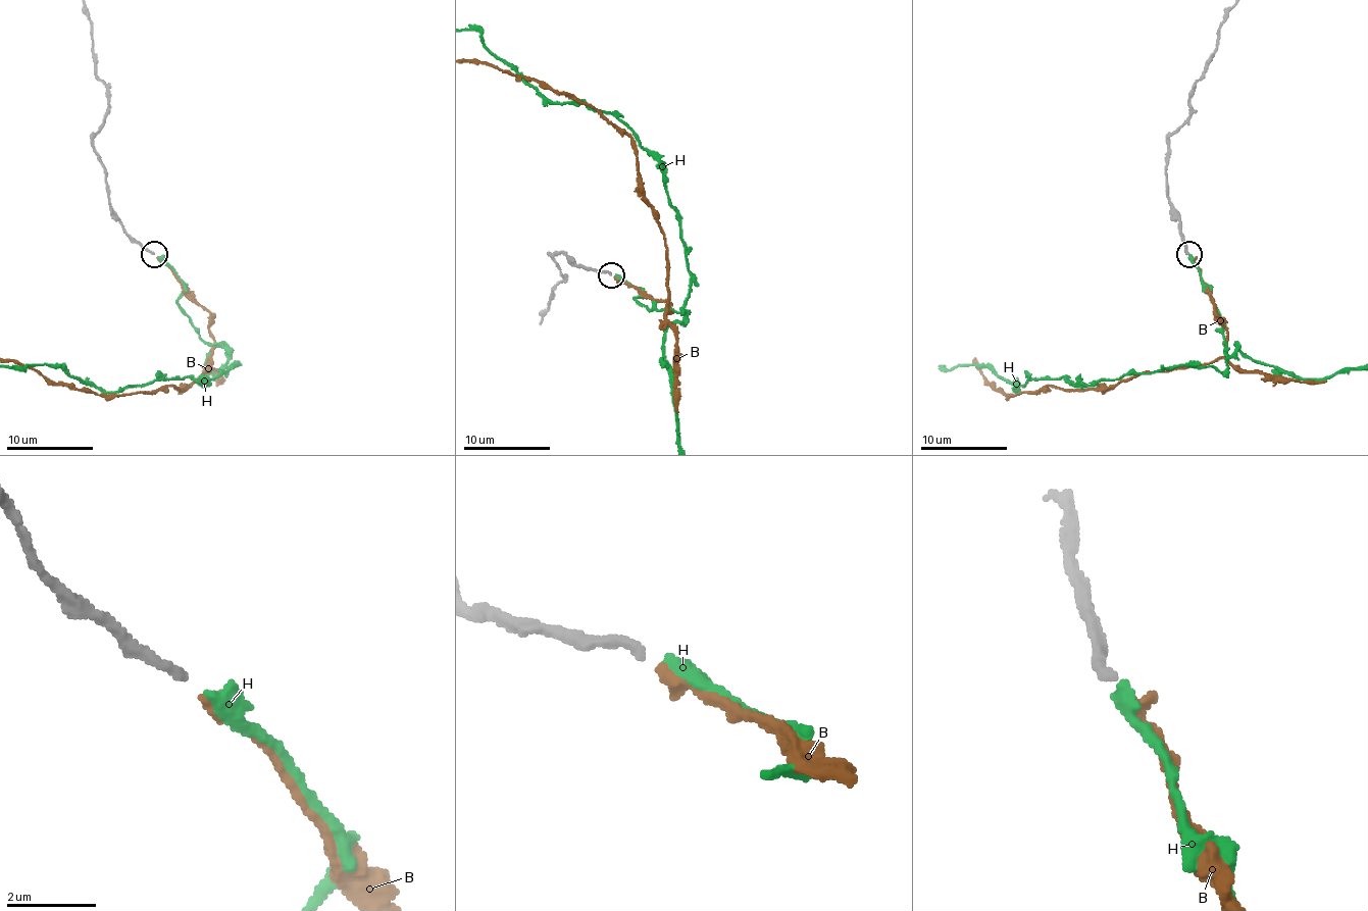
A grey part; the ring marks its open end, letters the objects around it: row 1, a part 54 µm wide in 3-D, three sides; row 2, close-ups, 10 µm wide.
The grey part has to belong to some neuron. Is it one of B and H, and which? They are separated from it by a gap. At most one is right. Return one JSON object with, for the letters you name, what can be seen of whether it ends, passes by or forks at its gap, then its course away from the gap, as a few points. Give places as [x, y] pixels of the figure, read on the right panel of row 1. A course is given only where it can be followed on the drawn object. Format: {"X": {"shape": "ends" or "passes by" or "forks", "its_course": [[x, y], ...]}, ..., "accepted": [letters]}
{"B": {"shape": "ends"}, "accepted": ["B"]}

